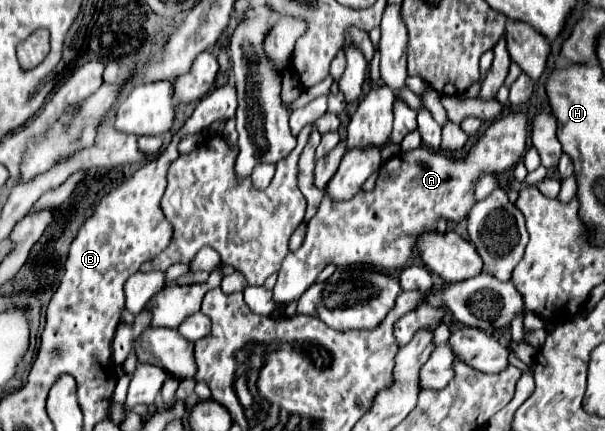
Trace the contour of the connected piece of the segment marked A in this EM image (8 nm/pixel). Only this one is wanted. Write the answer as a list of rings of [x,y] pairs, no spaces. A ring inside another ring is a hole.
[[[509,113],[509,115],[503,115],[501,119],[497,119],[495,123],[491,123],[491,125],[485,129],[485,133],[479,137],[479,141],[475,143],[475,147],[473,147],[471,153],[467,155],[467,159],[451,159],[451,157],[447,157],[447,155],[437,155],[435,151],[431,151],[431,149],[427,149],[427,147],[419,147],[419,149],[415,149],[415,151],[399,153],[399,155],[395,155],[393,159],[389,159],[389,161],[381,167],[381,175],[379,175],[377,185],[375,185],[375,189],[373,189],[371,193],[359,191],[359,193],[357,193],[349,203],[345,203],[345,201],[331,201],[331,197],[325,195],[323,201],[321,201],[321,205],[319,205],[319,209],[317,209],[317,213],[315,213],[315,217],[307,223],[307,237],[305,237],[303,245],[301,245],[295,253],[289,253],[289,255],[285,257],[283,267],[281,267],[281,271],[279,271],[279,279],[277,279],[275,287],[273,287],[273,299],[275,299],[279,305],[287,305],[289,301],[297,299],[301,293],[305,293],[305,291],[315,283],[315,277],[317,277],[317,275],[319,275],[319,273],[321,273],[329,263],[333,263],[333,265],[337,265],[337,267],[349,267],[349,265],[373,265],[375,269],[383,269],[383,271],[393,271],[393,269],[397,269],[397,267],[403,267],[403,265],[409,261],[411,253],[413,253],[413,247],[415,247],[415,239],[417,239],[417,235],[419,235],[421,231],[435,229],[439,217],[445,217],[445,219],[451,219],[451,221],[461,221],[461,219],[465,219],[467,213],[469,213],[469,209],[473,207],[473,201],[471,201],[471,183],[473,183],[473,179],[479,177],[479,175],[485,175],[485,173],[501,173],[501,171],[513,167],[513,165],[521,159],[521,155],[523,155],[523,151],[525,151],[525,139],[527,139],[527,119],[525,119],[525,115],[523,115],[523,113]],[[355,209],[361,209],[361,211],[359,211],[359,217],[351,217],[351,211],[355,211]]]

